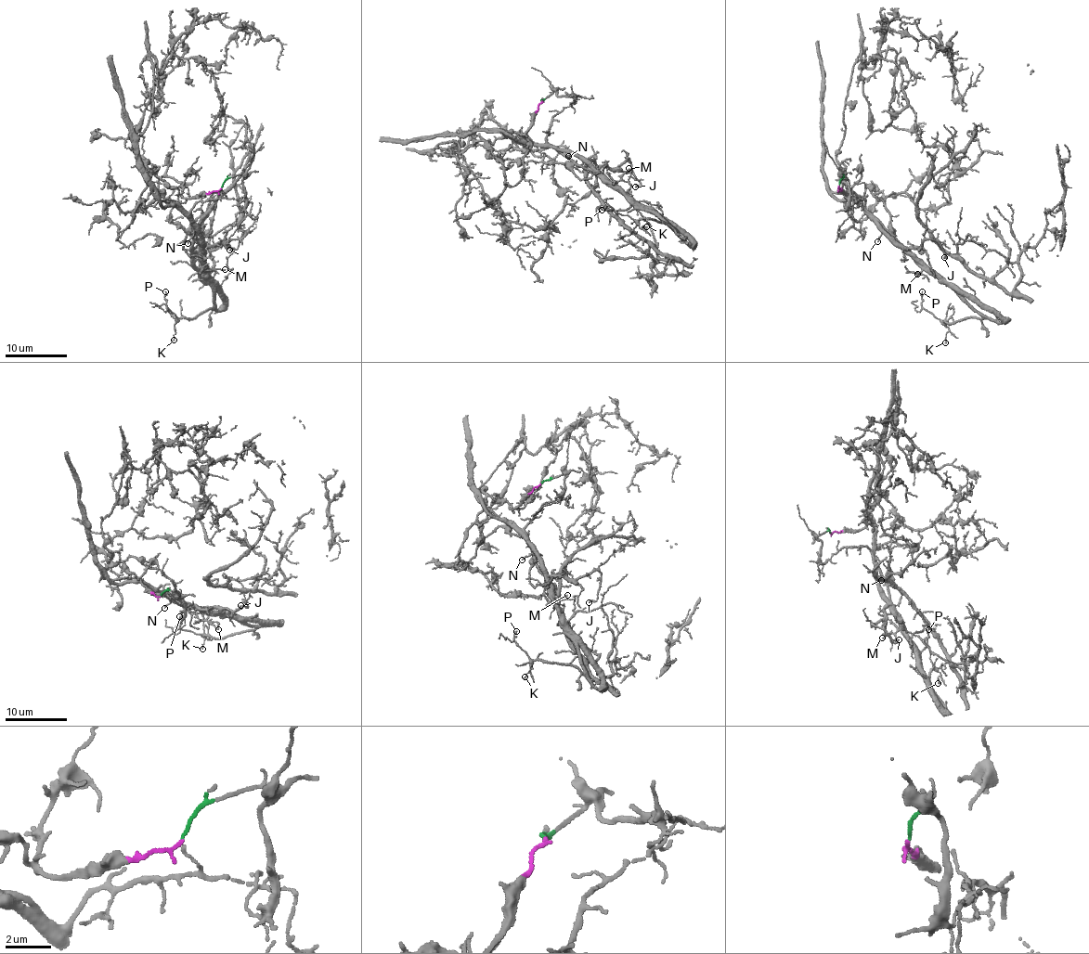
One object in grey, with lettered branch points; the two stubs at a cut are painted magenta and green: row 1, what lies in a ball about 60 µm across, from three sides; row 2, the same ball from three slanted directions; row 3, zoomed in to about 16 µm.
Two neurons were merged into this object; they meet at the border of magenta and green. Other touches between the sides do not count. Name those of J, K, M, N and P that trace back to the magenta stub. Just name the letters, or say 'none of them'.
none of them

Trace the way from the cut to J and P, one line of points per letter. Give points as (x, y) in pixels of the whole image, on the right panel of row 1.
J: (839, 186), (845, 174), (849, 207), (854, 197), (863, 199), (866, 212), (903, 247), (935, 239), (945, 258)
P: (839, 186), (845, 174), (849, 207), (863, 199), (866, 212), (981, 316), (940, 321), (921, 306), (922, 290)

